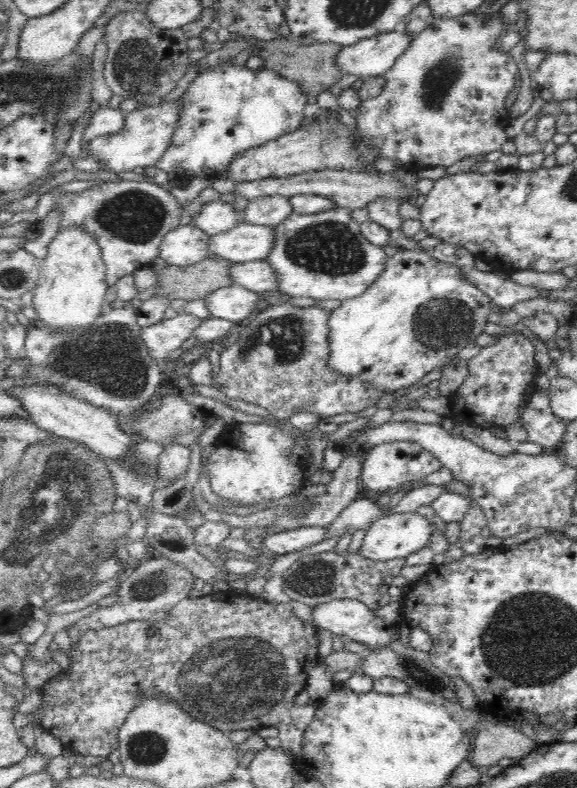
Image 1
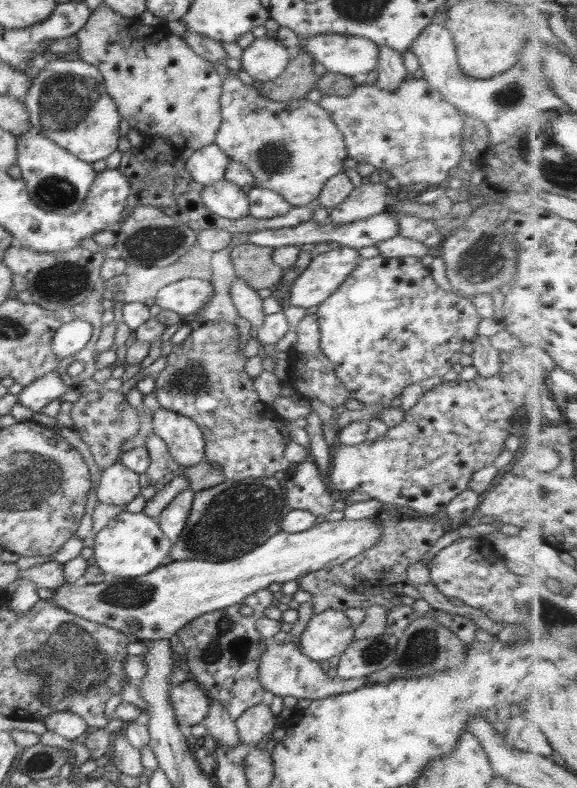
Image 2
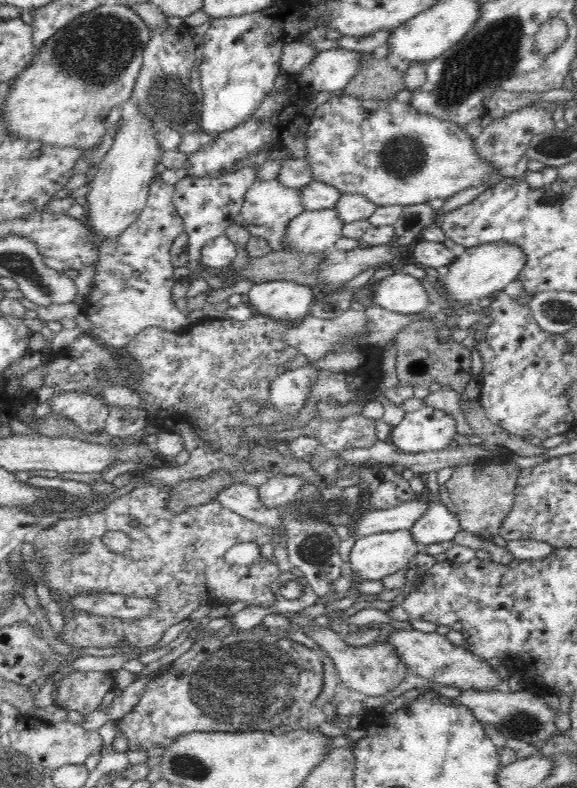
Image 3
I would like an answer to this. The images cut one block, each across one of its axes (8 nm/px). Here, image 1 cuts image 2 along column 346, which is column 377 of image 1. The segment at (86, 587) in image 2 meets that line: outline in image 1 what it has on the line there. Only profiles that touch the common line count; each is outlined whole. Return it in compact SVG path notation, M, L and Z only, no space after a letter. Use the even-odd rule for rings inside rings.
M417 511L384 515L372 522L367 528L360 553L370 561L406 558L409 554L428 547L432 532L434 532L434 524L430 523Z

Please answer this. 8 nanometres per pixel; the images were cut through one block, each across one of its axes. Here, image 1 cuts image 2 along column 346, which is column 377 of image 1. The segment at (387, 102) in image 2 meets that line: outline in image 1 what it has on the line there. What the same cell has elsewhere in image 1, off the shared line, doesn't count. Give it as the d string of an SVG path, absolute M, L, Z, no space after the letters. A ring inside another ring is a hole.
M500 10L489 18L487 21L485 12L478 15L470 12L462 14L456 18L436 18L432 24L417 34L408 45L408 48L395 60L392 68L384 73L386 82L381 93L374 98L362 101L355 114L358 131L360 136L366 142L366 145L374 145L380 153L380 157L387 158L399 162L403 166L418 165L418 168L427 169L429 167L444 166L450 167L456 162L468 157L475 157L478 154L487 154L493 151L498 151L504 146L504 143L509 141L508 125L510 121L509 113L507 112L504 102L510 96L510 92L516 84L516 74L518 75L518 66L509 52L504 53L502 49L496 48L494 42L500 36L500 32L508 29L508 25L503 22Z

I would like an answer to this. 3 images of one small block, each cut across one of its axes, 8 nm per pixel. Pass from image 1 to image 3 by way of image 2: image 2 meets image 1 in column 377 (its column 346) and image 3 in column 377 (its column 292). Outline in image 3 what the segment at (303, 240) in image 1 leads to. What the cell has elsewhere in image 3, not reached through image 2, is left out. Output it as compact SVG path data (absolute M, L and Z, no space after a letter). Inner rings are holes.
M394 273L375 285L371 300L386 310L418 316L431 304L426 290L414 276Z

